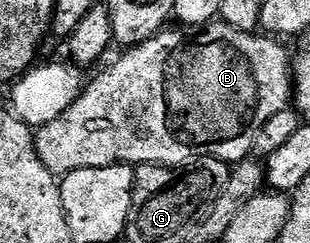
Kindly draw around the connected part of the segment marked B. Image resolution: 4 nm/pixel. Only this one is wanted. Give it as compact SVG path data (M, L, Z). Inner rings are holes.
M214 19L205 25L191 25L188 27L166 28L157 33L151 39L147 39L142 45L134 45L126 48L125 53L110 69L105 69L93 82L86 84L81 93L51 123L40 126L36 130L35 140L37 142L37 158L51 171L54 177L60 179L66 177L71 171L83 171L84 169L94 169L95 167L111 167L112 165L168 165L170 167L180 166L190 159L200 159L202 157L214 157L226 163L236 163L244 161L253 153L253 144L263 131L263 123L271 119L271 115L276 115L278 111L290 108L291 94L293 92L293 67L291 64L291 53L280 45L280 40L269 35L260 35L256 32L245 33L242 29L237 29L229 25L226 21Z

